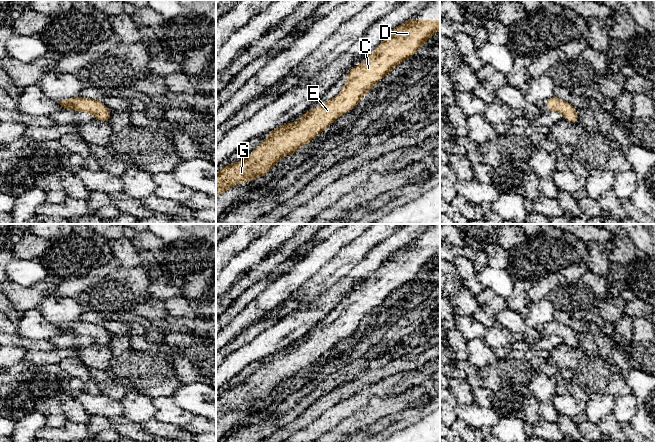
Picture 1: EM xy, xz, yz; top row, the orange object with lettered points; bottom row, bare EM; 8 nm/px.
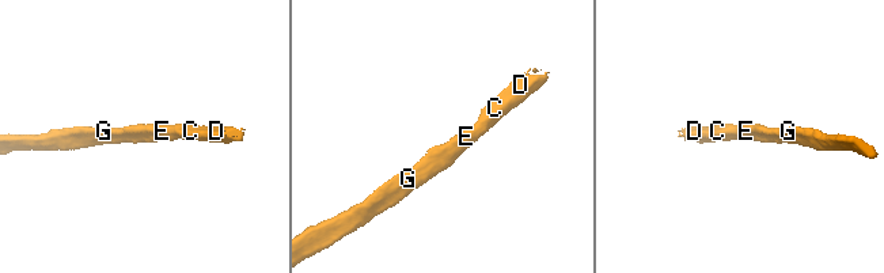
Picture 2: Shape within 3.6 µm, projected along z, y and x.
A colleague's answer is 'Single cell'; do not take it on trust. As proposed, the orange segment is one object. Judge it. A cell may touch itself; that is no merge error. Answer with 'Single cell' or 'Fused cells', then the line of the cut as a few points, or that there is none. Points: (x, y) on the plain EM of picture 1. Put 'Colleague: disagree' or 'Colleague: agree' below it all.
Single cell. No split
Colleague: agree

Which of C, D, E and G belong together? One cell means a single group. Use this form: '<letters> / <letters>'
C D E G

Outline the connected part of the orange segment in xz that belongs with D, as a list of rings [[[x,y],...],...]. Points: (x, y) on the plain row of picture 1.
[[[409,243],[399,249],[356,291],[349,294],[345,309],[333,323],[321,326],[318,332],[306,336],[299,345],[287,347],[270,355],[248,381],[234,388],[227,388],[216,397],[216,420],[241,406],[251,406],[256,400],[267,398],[285,379],[293,378],[325,354],[334,344],[355,331],[363,319],[385,299],[404,285],[415,279],[420,270],[440,254],[440,244]]]

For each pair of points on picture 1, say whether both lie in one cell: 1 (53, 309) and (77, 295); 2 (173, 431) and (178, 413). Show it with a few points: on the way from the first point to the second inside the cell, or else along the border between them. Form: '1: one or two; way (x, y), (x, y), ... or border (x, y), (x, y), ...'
1: two; border (52, 294), (71, 297), (84, 308)
2: two; border (154, 417), (183, 427)

